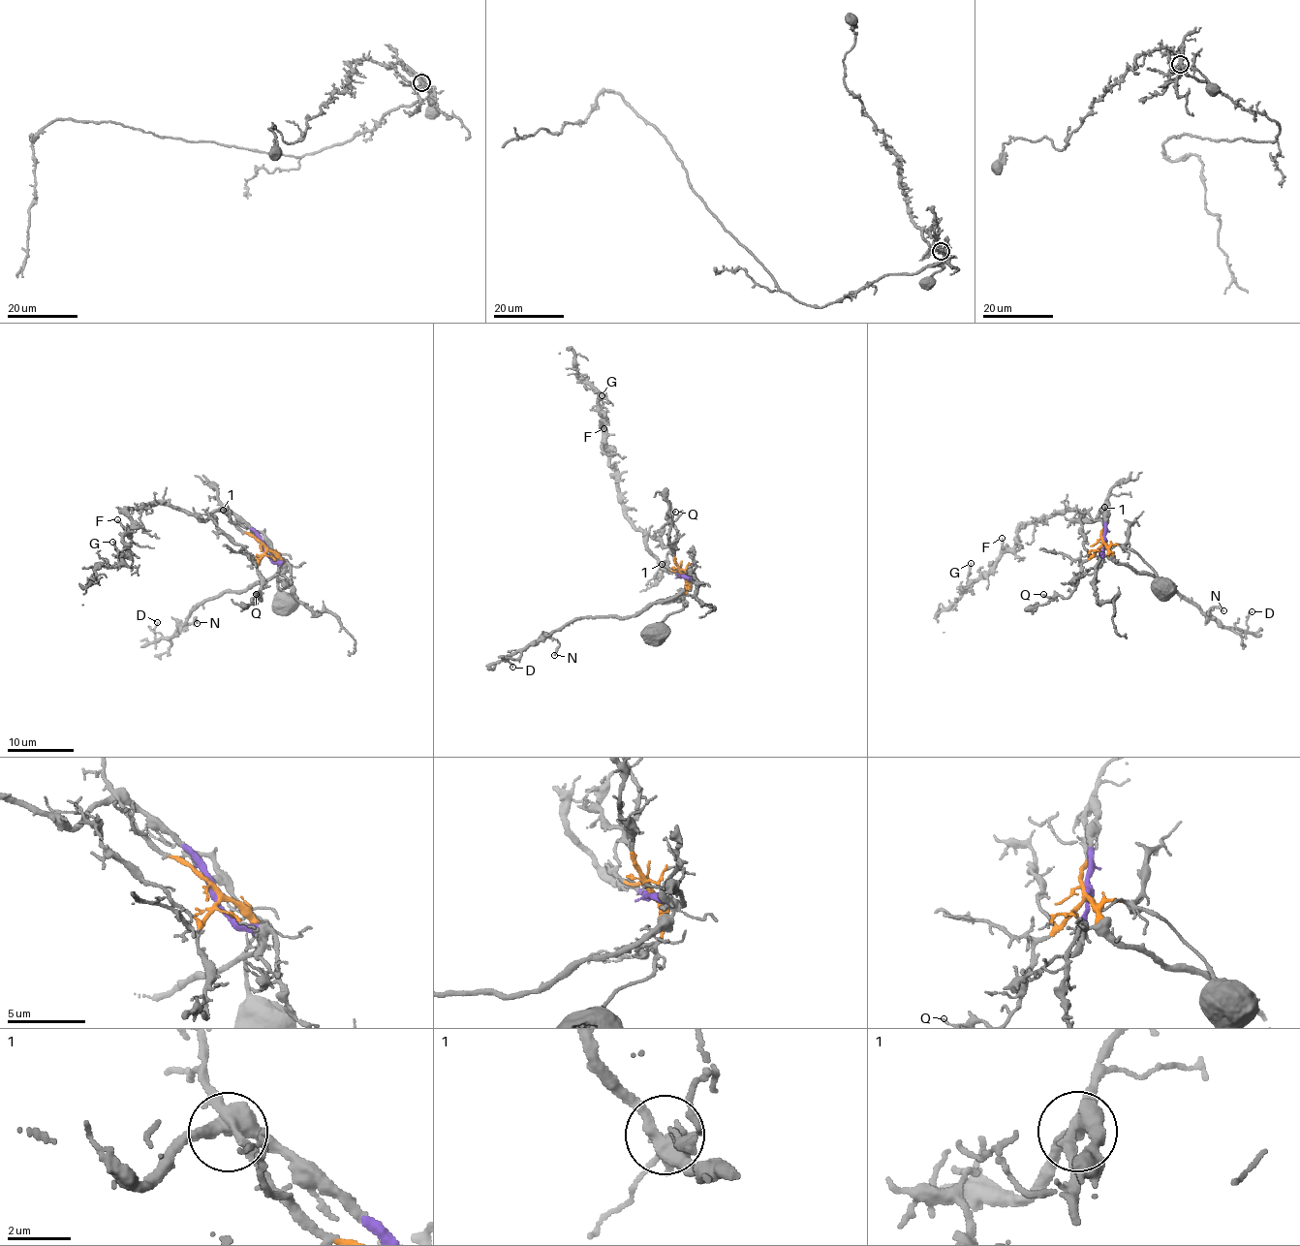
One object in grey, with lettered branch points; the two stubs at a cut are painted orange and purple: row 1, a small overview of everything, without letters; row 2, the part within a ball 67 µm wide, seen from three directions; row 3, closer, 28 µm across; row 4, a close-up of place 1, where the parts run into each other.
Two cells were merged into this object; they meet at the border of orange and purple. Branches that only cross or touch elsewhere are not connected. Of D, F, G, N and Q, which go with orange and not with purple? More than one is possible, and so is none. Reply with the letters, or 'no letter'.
D, N, Q

